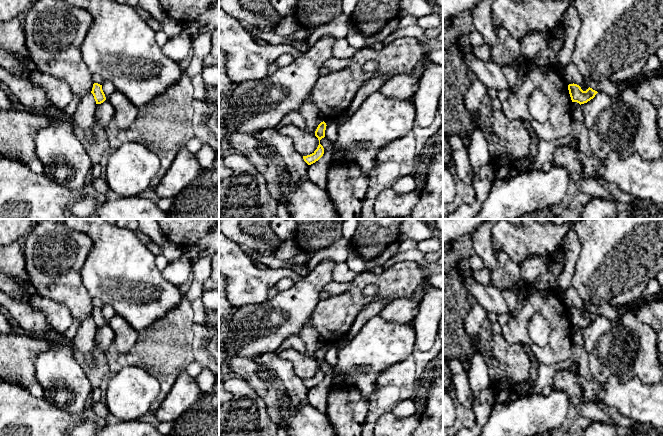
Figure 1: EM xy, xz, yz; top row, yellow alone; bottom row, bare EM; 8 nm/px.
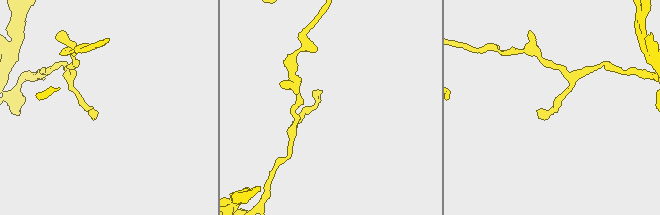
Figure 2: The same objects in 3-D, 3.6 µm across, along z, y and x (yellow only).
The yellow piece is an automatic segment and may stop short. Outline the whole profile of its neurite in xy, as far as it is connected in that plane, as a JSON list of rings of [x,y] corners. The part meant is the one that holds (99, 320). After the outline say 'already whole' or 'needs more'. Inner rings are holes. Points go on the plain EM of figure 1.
[[[98,307],[93,308],[93,312],[92,312],[91,317],[94,320],[96,328],[101,328],[106,324],[105,318],[102,314],[102,309],[100,309]]] | already whole

